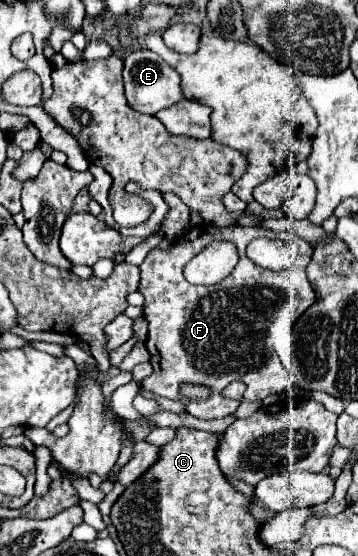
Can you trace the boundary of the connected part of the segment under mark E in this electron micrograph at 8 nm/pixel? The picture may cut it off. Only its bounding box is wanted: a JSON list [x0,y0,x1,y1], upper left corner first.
[124,49,184,115]

